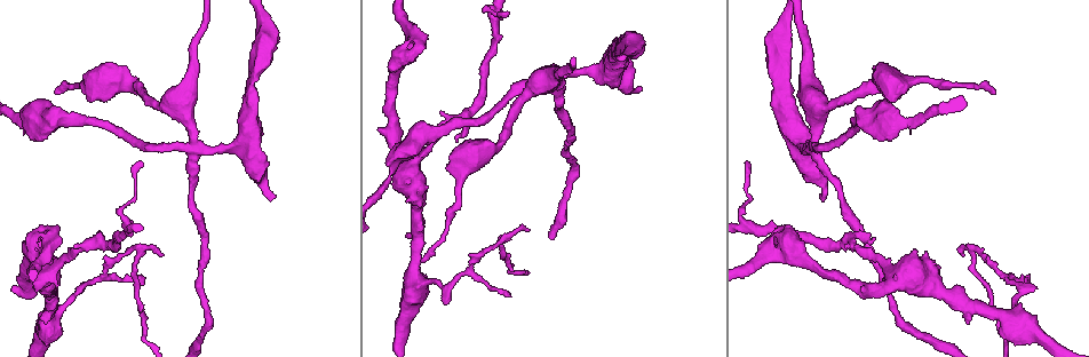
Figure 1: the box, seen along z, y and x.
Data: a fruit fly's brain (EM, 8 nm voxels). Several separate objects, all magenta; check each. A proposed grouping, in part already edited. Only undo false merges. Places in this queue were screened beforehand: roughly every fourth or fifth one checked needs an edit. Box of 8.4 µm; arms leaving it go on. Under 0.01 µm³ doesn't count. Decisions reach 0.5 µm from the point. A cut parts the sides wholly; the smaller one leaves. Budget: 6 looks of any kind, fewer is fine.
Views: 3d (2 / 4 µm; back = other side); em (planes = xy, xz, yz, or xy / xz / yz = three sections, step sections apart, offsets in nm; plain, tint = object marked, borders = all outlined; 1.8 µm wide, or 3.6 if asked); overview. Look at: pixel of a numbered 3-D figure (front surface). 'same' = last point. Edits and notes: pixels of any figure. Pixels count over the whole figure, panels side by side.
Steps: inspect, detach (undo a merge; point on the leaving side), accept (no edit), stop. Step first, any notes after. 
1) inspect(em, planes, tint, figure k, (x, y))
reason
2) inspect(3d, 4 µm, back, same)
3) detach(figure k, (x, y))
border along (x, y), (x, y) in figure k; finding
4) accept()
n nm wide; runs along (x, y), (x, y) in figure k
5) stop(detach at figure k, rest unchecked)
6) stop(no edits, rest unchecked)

inspect(em, planes, tint, figure 1, (138, 251))
abrupt turn

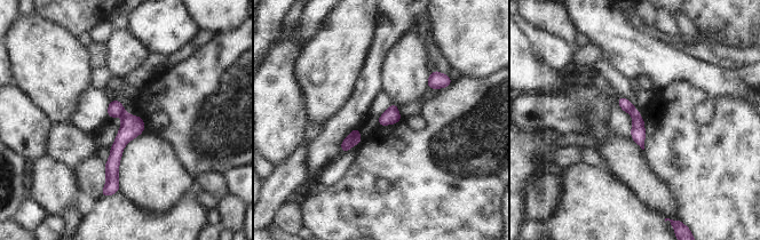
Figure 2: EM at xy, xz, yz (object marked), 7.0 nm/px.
detach(figure 2, (132, 126))
the part that leaves runs along (133, 118), (117, 148), (112, 188) in figure 2; a second neuron is stuck on

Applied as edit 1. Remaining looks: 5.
inspect(overview)
redraw

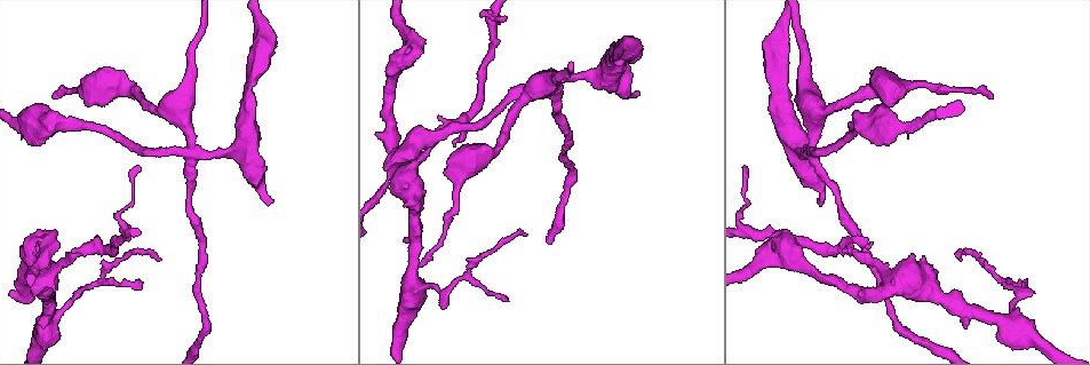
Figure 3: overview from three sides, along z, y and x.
inspect(3d, 2 µm, back, figure 3, (198, 280))

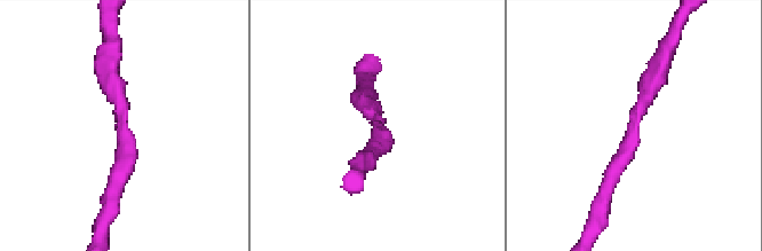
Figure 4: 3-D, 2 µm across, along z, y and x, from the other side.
inspect(em, planes, borders, figure 4, (118, 130))

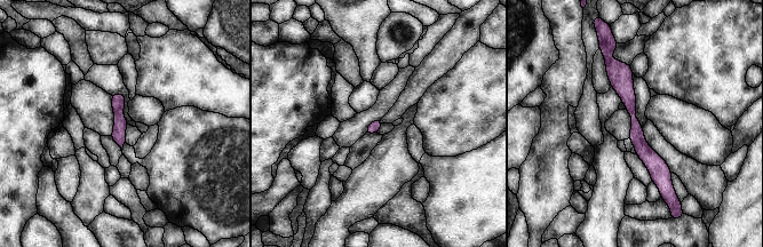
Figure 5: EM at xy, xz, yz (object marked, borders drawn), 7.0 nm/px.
accept()
70 nm wide; runs along (609, 61), (661, 186) in figure 5; continuous, no second neuron

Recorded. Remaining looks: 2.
inspect(3d, 2 µm, figure 3, (848, 249))
a fork

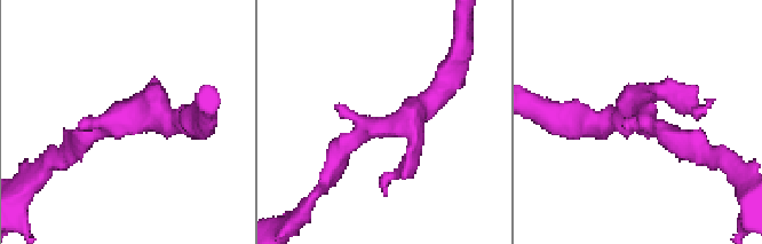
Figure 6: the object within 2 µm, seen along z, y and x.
inspect(em, planes, tint, figure 6, (644, 118))
need the tissue

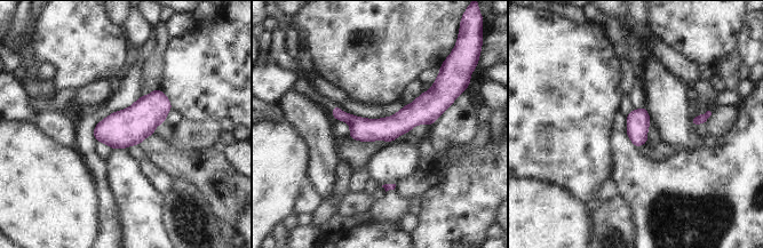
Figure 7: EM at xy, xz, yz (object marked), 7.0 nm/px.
accept()
160 nm wide; runs along (444, 104), (391, 127), (335, 116) in figure 7; one neuron here

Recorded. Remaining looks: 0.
stop(detach at figure 2, rest unchecked)

